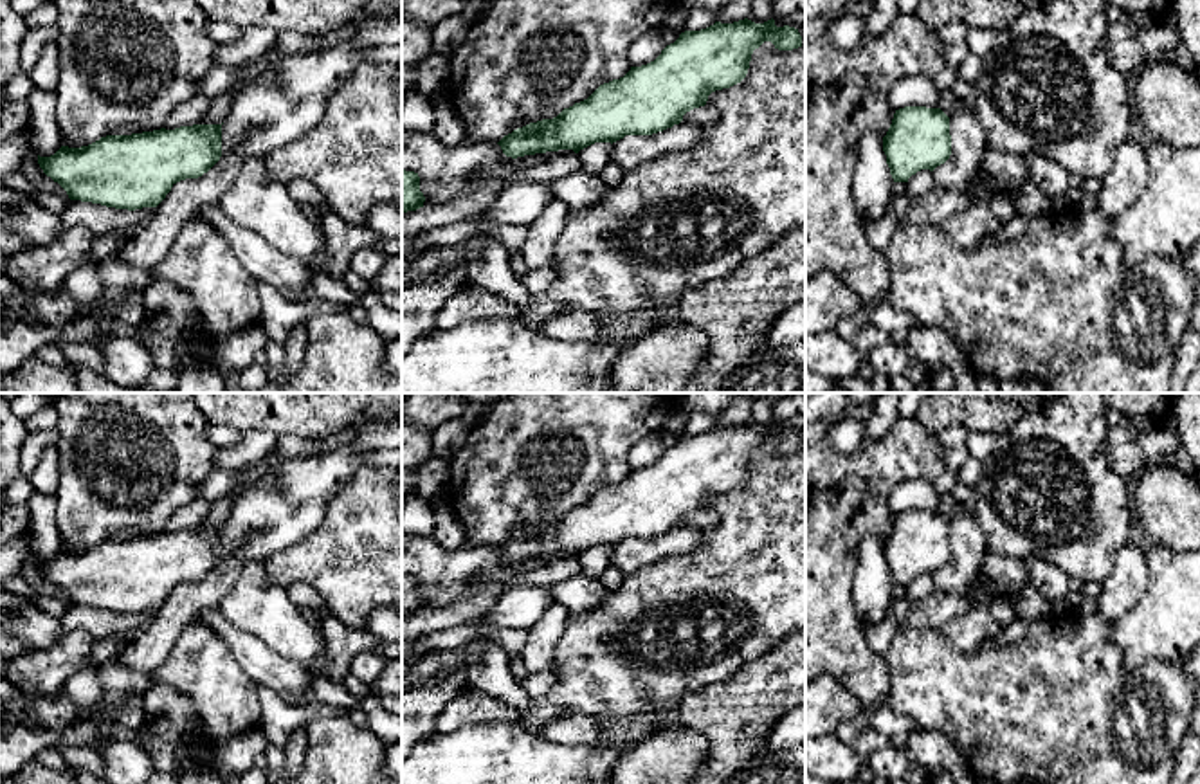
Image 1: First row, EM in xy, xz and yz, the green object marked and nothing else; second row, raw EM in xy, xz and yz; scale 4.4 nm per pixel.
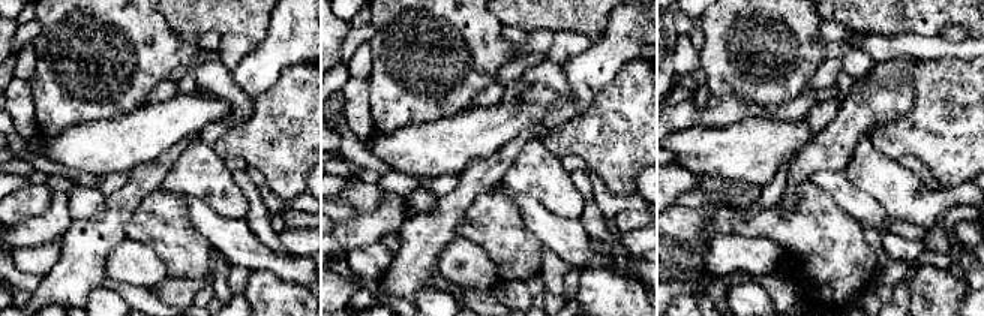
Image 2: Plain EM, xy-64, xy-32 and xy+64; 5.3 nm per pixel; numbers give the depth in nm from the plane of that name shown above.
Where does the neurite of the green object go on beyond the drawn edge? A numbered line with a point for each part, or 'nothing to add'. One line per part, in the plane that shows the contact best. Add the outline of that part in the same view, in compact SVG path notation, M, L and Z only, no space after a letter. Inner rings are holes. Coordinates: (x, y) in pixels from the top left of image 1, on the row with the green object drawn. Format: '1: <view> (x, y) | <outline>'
nothing to add

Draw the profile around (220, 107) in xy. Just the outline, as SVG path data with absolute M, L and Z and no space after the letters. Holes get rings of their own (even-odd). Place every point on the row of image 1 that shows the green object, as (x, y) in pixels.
M227 90L222 96L214 97L207 115L200 121L200 124L222 124L231 112L236 92Z

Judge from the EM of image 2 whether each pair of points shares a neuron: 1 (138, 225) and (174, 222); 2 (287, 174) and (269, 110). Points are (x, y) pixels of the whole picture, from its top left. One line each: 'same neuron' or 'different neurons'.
1: same neuron
2: same neuron

